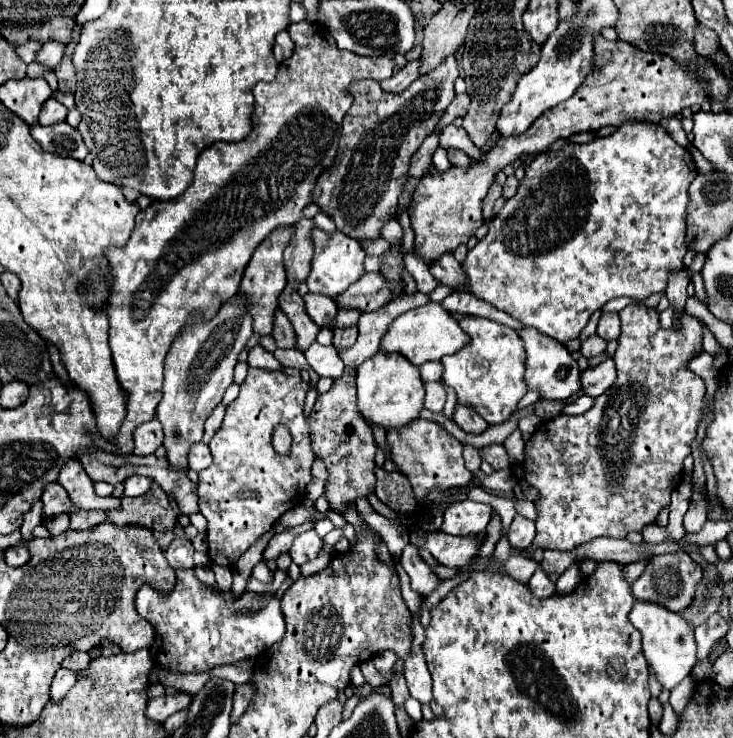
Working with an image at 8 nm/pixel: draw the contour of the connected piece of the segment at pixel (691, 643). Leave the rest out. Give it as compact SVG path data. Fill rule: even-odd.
M635 601L633 609L629 611L629 621L643 637L643 653L649 665L655 669L659 683L667 689L679 685L693 669L697 657L697 645L693 639L693 627L679 617L677 613L651 603L651 601Z

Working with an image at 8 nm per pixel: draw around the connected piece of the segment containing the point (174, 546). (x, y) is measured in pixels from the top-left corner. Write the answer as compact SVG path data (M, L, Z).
M175 539L175 541L169 545L165 557L167 557L167 561L169 561L169 565L171 565L173 569L193 569L193 567L195 567L195 565L193 565L193 551L195 551L195 549L193 549L191 541Z

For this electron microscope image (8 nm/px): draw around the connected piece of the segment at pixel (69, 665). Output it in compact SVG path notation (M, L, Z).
M73 653L73 655L69 655L63 663L61 663L61 667L63 669L71 669L71 671L79 671L79 669L83 669L83 667L87 667L87 653Z

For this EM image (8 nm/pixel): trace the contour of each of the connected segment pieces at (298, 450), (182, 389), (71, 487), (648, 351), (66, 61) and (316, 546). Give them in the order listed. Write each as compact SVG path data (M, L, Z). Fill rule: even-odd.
M249 367L249 373L241 383L239 397L227 407L221 429L209 441L213 463L211 467L199 473L199 483L197 483L199 513L207 519L207 545L209 545L209 559L213 563L219 563L223 567L233 567L239 561L239 557L263 533L267 533L283 513L301 505L301 493L305 499L305 485L311 481L311 465L315 461L309 441L307 419L303 415L307 391L309 385L301 377L289 377L281 371ZM277 425L285 425L293 437L289 455L279 455L273 449L271 437Z
M239 295L221 305L215 319L205 323L199 317L189 319L189 327L175 339L165 361L163 397L157 407L157 419L163 425L167 459L173 467L187 471L187 451L193 443L201 441L205 419L223 399L225 389L233 383L233 367L237 355L243 351L247 339L253 335L253 319L249 317Z
M75 459L67 461L59 473L59 483L67 489L71 501L79 509L119 509L119 499L115 497L97 497L93 491L93 481Z
M627 305L623 311L619 311L619 317L621 317L621 335L617 339L617 351L613 355L613 361L615 361L615 367L617 367L617 379L613 383L613 387L603 393L601 397L595 399L595 405L583 413L583 415L557 415L553 417L551 421L547 421L545 424L541 424L540 427L533 433L533 437L525 443L525 459L523 459L523 473L521 475L515 475L517 479L523 479L527 485L531 485L533 489L539 491L539 499L533 501L535 507L537 507L537 519L535 519L535 525L537 525L537 535L531 543L529 549L523 551L525 557L531 557L535 549L557 549L557 551L573 551L575 547L583 545L583 543L589 543L591 539L597 539L597 537L611 537L611 539L625 539L625 535L629 531L643 531L645 525L651 525L655 523L657 515L661 509L665 509L669 505L669 495L673 493L673 489L677 487L677 477L679 477L679 483L681 483L681 473L683 473L683 459L691 453L691 443L695 439L695 431L697 431L697 425L699 425L699 419L701 419L701 409L703 409L703 399L705 399L705 383L701 377L697 377L695 373L691 373L687 369L687 361L695 355L699 355L703 351L701 347L701 341L703 341L703 323L693 317L693 315L687 315L685 313L685 319L683 319L683 329L681 331L675 331L675 329L661 329L659 327L659 313L655 309L649 309L649 307L643 307L643 305ZM611 395L613 395L613 429L599 429L601 423L603 423L603 413L605 413L605 407L609 405L611 401Z
M63 57L61 65L55 69L55 75L59 79L59 91L61 93L73 93L75 91L75 69L71 63L71 57Z
M309 529L309 531L303 531L301 535L295 537L295 541L293 541L291 549L289 549L289 555L291 555L293 563L303 565L303 563L317 557L321 545L323 545L321 537L315 533L315 529Z

